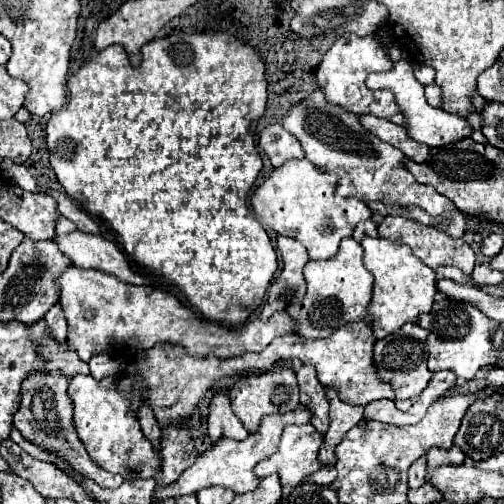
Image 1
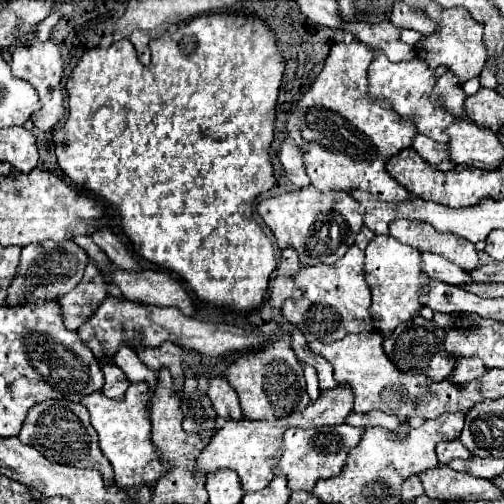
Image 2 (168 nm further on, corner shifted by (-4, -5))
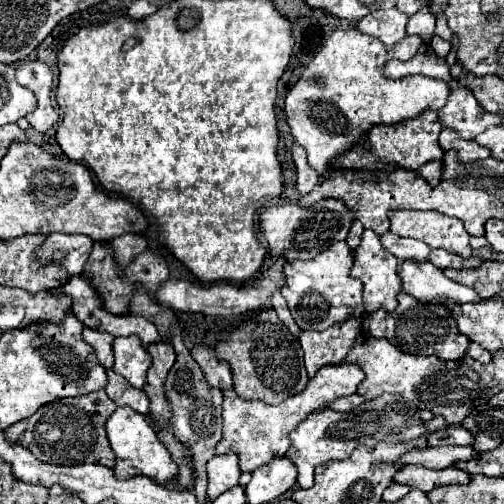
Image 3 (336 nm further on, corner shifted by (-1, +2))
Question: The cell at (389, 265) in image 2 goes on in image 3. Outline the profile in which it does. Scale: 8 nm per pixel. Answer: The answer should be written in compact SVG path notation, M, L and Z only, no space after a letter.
M371 230L363 232L361 244L355 248L353 258L355 258L355 262L353 262L353 268L351 268L351 276L359 278L363 282L363 308L365 308L365 312L371 314L379 308L393 312L397 308L397 294L401 292L401 280L397 276L399 260L381 246L379 236Z

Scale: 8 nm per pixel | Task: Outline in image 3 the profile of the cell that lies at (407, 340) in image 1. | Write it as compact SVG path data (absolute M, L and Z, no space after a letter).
M399 292L397 300L399 300L399 306L395 308L395 312L377 310L377 312L365 316L363 328L371 336L375 336L375 338L385 336L393 346L397 346L399 350L403 350L407 354L417 354L417 356L435 354L441 360L459 360L461 356L465 356L471 340L467 340L467 336L463 336L457 330L455 318L447 310L447 306L443 306L443 304L423 304L423 302L415 300L413 296L409 296L405 292Z

